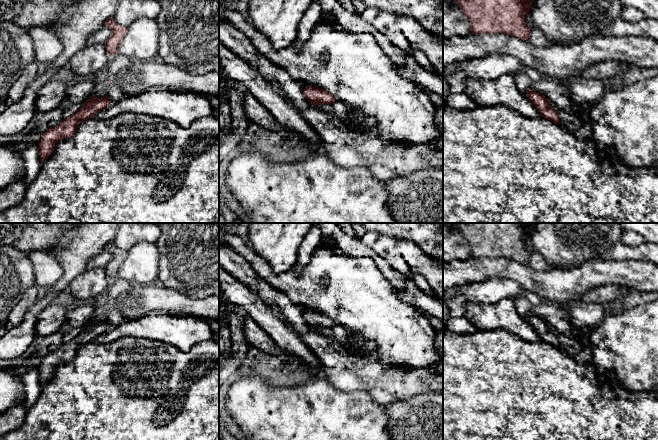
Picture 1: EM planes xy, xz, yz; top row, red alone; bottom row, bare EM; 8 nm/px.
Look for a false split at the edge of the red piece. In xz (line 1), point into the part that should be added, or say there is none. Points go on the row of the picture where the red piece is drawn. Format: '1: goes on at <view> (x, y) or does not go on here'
1: does not go on here

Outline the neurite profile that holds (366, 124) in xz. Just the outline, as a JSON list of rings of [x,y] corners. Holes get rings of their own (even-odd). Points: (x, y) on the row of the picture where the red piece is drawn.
[[[349,110],[349,117],[358,126],[360,131],[371,133],[376,125],[374,117],[366,117],[359,111]]]

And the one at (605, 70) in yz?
[[[602,61],[586,68],[580,76],[609,82],[612,77],[628,69],[630,65],[623,62]]]

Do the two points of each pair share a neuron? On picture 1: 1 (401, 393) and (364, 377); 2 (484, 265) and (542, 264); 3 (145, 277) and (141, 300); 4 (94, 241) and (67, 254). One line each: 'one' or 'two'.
1: one
2: two
3: two
4: one

